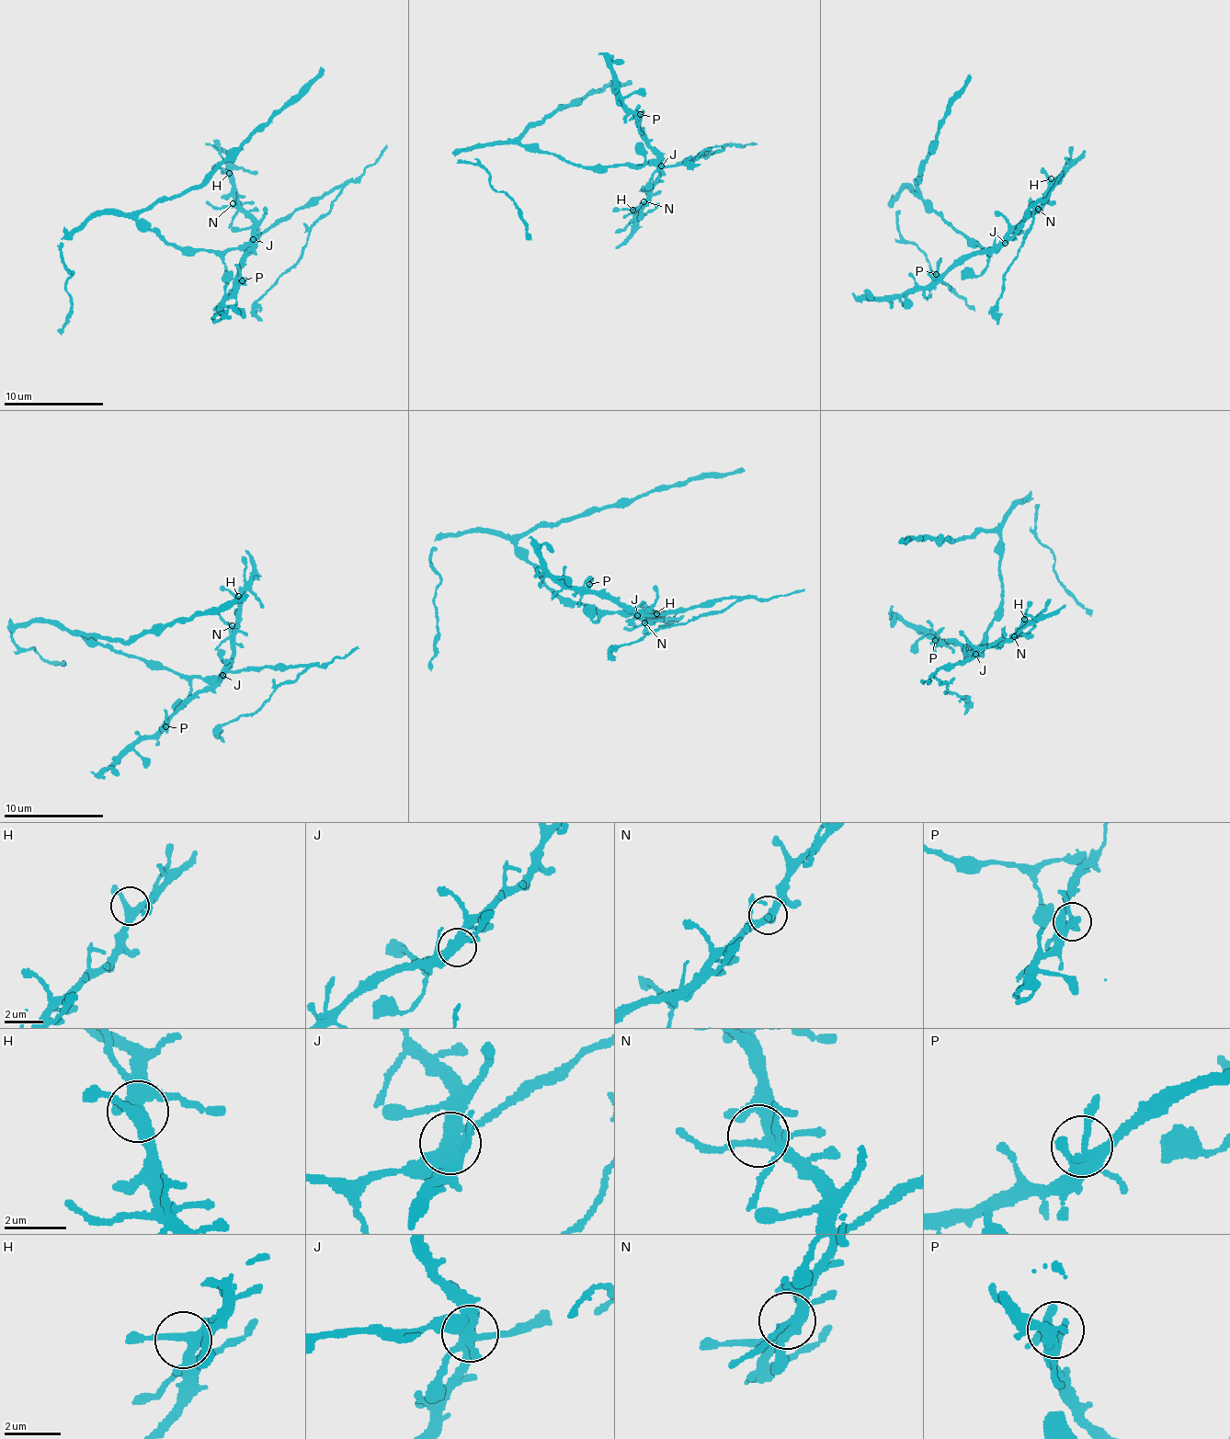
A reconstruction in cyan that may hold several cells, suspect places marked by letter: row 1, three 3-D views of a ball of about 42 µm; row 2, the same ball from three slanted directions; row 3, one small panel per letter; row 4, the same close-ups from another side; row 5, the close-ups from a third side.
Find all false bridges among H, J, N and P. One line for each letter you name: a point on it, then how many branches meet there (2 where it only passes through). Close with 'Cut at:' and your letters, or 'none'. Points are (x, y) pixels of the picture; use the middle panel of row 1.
J: place (661, 165); branches 4
Cut at: J

